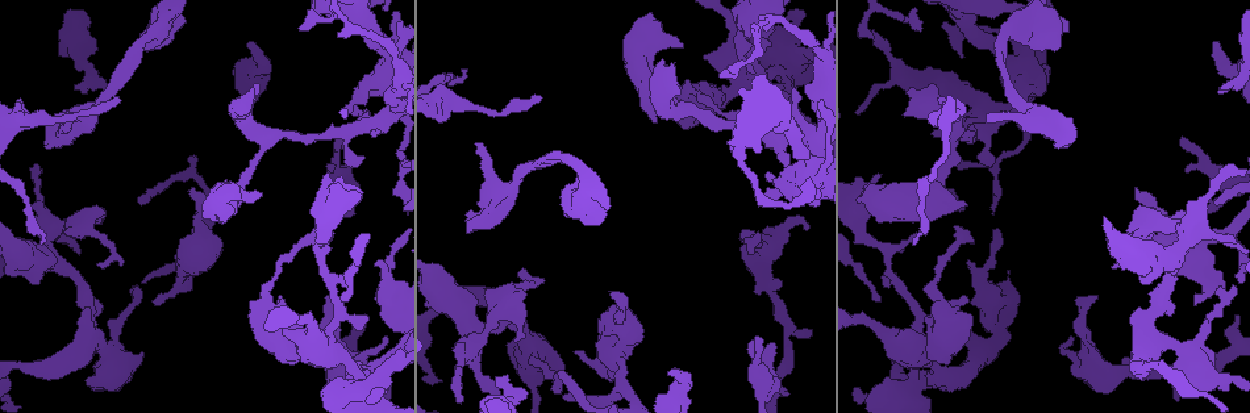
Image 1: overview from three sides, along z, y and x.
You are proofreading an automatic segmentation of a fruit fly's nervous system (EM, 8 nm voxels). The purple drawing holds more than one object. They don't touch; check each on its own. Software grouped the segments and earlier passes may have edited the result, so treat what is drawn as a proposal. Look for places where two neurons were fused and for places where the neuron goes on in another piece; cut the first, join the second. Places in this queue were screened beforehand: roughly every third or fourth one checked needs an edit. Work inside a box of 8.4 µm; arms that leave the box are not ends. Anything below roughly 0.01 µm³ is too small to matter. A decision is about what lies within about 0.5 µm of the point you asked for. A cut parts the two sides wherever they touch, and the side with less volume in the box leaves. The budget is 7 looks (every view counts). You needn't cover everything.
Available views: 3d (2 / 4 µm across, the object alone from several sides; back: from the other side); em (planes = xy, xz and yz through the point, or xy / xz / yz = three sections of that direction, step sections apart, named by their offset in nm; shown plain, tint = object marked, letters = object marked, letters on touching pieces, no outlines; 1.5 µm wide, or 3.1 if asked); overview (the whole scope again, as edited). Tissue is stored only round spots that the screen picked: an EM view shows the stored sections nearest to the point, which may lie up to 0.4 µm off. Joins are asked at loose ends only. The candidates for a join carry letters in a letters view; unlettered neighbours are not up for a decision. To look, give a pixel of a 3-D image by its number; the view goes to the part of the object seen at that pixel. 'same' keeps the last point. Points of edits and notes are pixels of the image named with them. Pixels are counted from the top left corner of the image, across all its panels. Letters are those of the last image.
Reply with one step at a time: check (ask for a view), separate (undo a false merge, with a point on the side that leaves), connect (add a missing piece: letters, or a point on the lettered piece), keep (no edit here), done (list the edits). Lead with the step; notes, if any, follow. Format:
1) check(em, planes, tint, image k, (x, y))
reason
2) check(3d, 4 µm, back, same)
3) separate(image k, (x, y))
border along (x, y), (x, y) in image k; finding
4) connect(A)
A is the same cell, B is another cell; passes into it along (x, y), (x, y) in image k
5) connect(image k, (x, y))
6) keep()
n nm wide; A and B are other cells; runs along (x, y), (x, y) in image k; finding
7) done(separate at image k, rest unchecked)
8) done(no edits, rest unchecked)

check(3d, 2 µm, image 1, (622, 385))
three arms meet

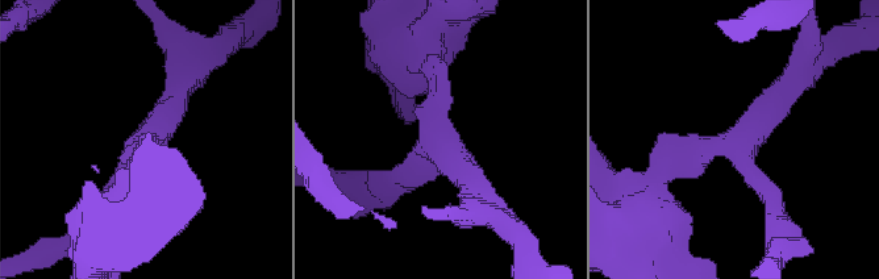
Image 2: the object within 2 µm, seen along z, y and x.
check(em, planes, tint, image 2, (728, 148))
3 arms

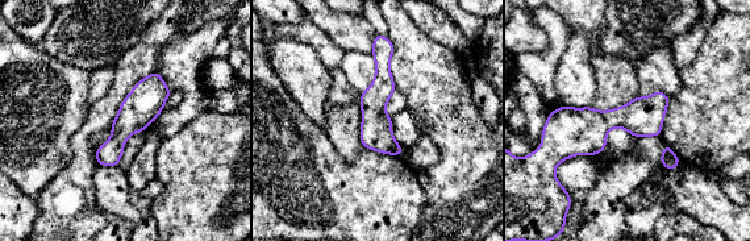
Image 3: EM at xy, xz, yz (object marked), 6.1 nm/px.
check(em, planes, letters, same)

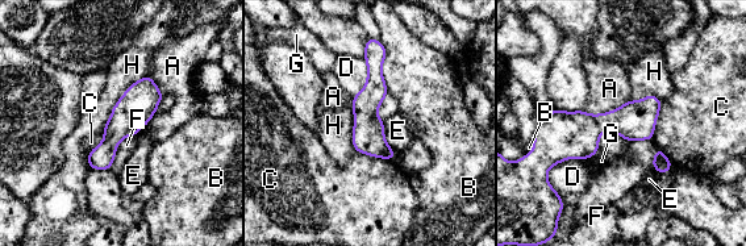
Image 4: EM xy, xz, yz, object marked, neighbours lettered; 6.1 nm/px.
keep()
A, B, C, D, E, F, G and H are other cells; runs along (376, 46), (370, 134), (391, 155) in image 4; one neuron here

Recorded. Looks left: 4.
check(3d, 2 µm, back, image 1, (75, 90))
branch stops here

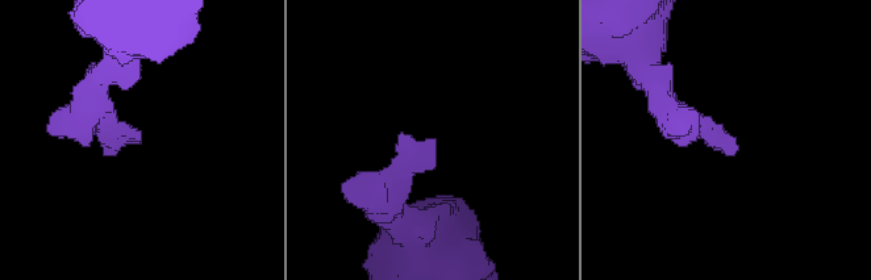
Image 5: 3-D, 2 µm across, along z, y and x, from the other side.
check(em, planes, plain, image 5, (433, 141))

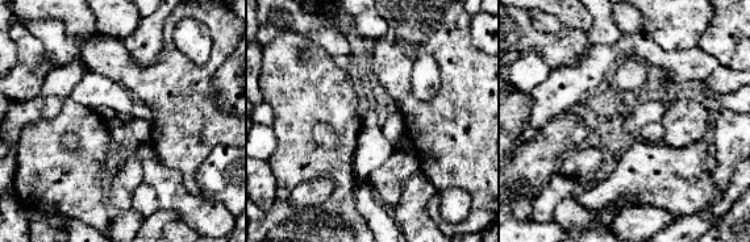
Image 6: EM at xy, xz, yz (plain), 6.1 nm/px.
check(em, planes, letters, same)
see the neighbours

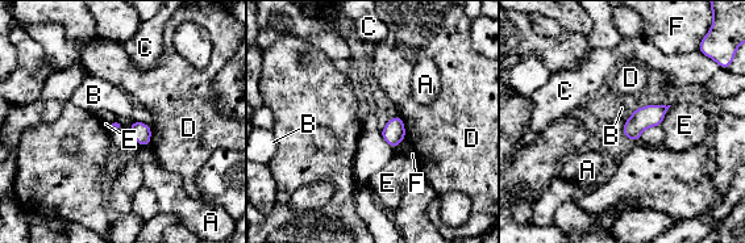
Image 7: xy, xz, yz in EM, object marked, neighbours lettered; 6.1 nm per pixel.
keep()
A, B, C, D, E and F are other cells; border along (671, 105), (660, 125) in image 7; none of them fits

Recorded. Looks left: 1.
done(no edits, rest unchecked)

